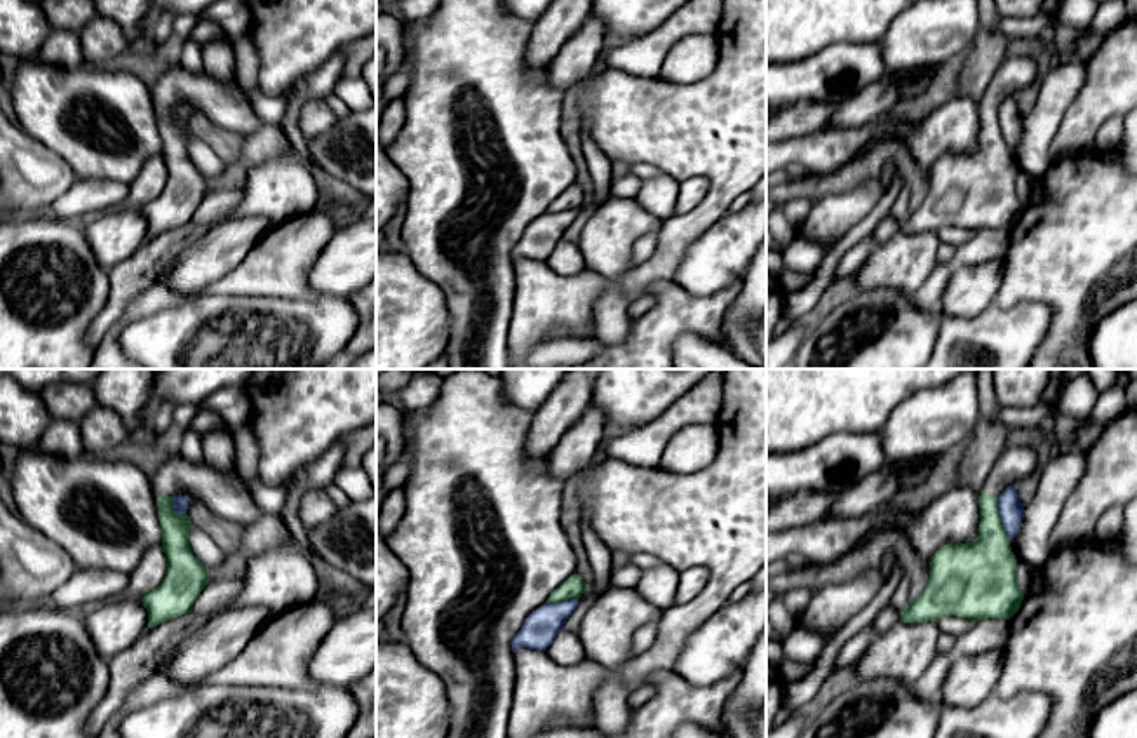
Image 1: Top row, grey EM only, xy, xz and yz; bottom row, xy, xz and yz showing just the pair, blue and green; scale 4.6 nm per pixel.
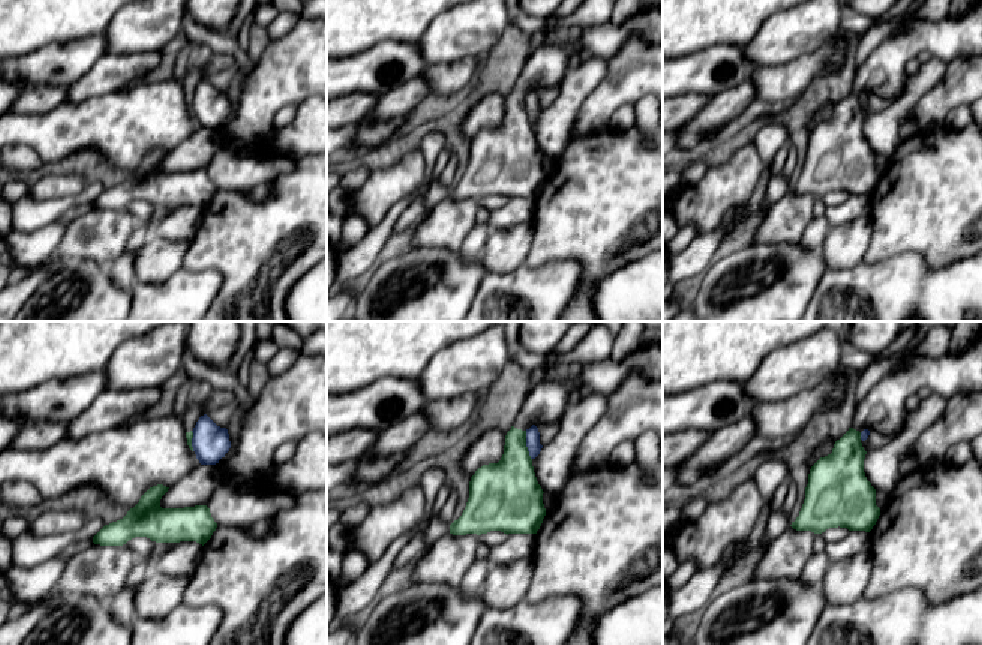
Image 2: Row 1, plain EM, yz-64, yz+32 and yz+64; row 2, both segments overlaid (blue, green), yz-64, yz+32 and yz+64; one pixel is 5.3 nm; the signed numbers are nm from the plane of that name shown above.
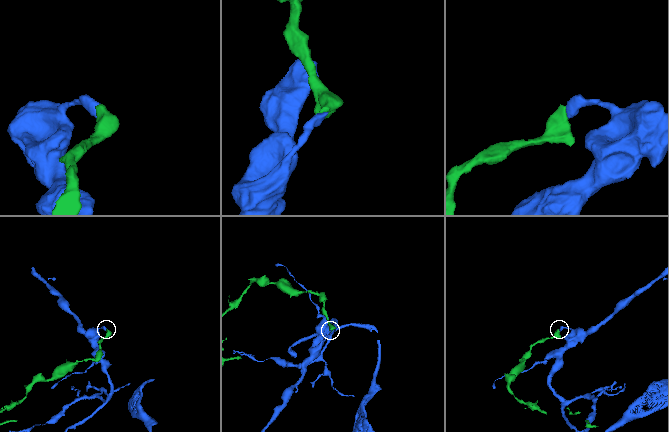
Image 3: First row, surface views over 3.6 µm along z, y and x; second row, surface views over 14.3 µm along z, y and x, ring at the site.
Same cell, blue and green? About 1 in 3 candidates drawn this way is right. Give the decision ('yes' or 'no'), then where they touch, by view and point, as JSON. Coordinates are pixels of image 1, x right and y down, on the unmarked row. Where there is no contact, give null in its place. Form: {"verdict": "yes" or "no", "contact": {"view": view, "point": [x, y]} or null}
{"verdict": "no", "contact": {"view": "yz", "point": [1002, 127]}}

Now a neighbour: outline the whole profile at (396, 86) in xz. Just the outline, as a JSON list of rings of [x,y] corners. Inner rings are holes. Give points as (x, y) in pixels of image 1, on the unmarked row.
[[[380,0],[383,12],[397,17],[402,21],[402,44],[404,44],[404,57],[402,63],[397,70],[395,75],[392,75],[385,84],[383,84],[383,96],[385,101],[390,103],[394,99],[404,97],[407,85],[411,82],[411,44],[407,40],[407,26],[409,21],[402,17],[402,12],[399,9],[400,0]]]

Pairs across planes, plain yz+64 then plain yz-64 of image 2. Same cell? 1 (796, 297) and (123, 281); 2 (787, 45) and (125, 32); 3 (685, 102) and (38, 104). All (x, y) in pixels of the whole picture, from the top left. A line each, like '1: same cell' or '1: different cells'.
1: different cells
2: same cell
3: same cell

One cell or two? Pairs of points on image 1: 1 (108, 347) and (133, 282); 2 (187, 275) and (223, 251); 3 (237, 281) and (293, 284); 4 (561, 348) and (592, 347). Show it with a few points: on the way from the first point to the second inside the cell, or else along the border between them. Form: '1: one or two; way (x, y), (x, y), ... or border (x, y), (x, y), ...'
1: two; border (147, 291), (94, 348)
2: one; way (195, 268), (215, 254)
3: one; way (251, 281), (279, 281)
4: one; way (568, 348), (585, 348)

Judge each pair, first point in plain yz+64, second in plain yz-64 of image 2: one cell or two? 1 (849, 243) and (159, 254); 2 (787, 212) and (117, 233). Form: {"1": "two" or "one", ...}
{"1": "one", "2": "one"}

